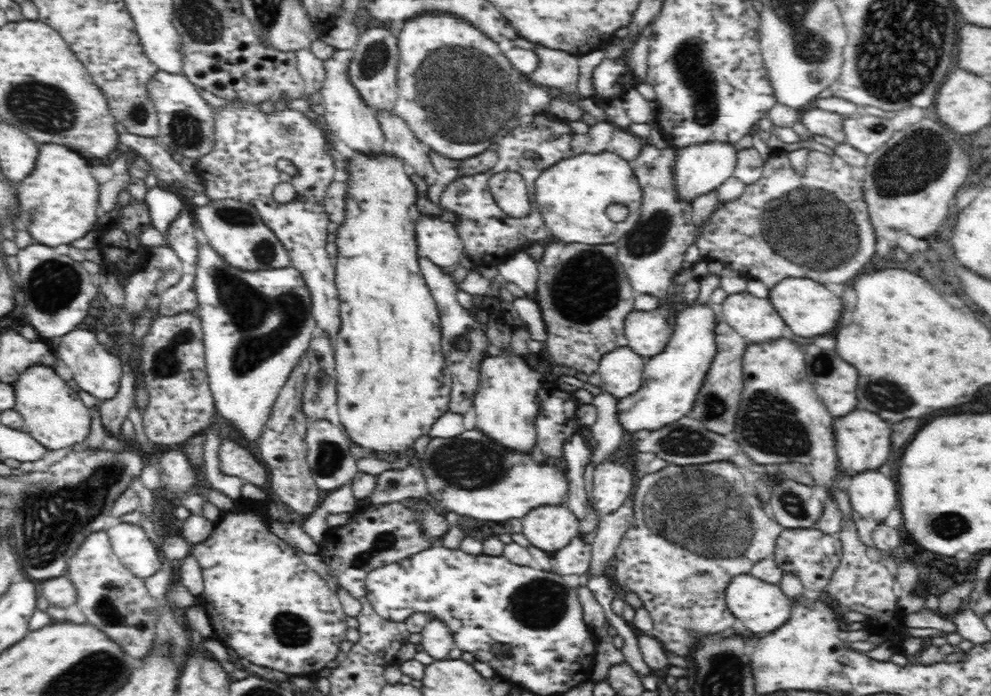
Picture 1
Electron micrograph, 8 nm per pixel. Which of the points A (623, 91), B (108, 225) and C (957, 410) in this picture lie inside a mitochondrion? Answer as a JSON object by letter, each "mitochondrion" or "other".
{"A":"other","B":"other","C":"other"}

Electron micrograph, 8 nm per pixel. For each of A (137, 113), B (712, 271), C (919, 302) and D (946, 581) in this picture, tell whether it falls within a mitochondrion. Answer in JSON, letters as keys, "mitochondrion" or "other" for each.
{"A":"mitochondrion","B":"other","C":"other","D":"other"}

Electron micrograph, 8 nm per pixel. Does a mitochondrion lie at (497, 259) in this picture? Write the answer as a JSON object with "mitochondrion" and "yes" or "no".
{"mitochondrion":"no"}

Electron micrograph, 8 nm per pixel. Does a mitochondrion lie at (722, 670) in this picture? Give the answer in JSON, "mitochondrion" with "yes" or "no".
{"mitochondrion":"yes"}

